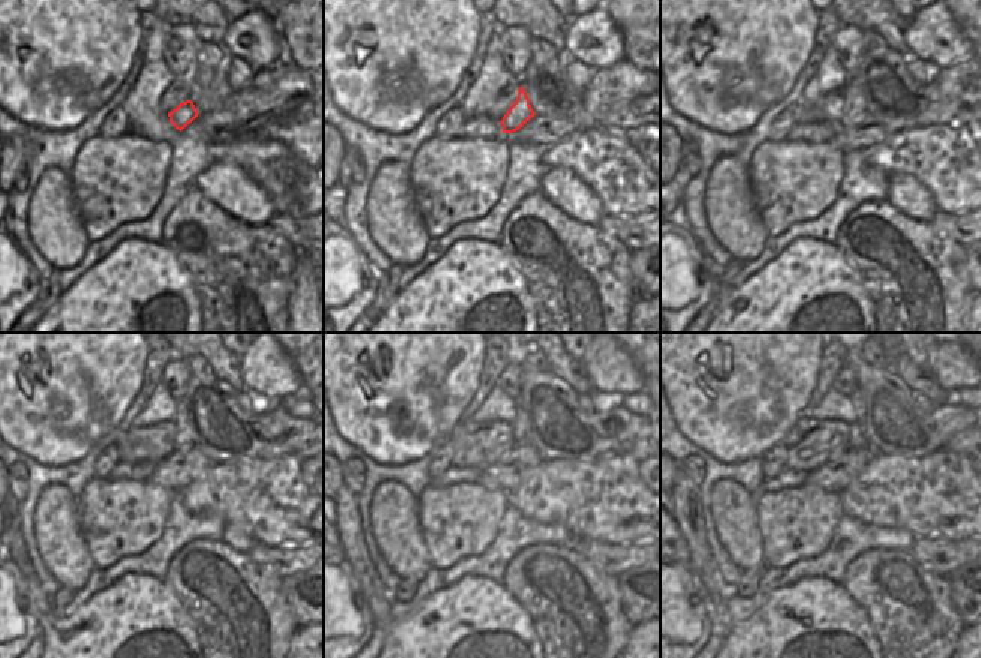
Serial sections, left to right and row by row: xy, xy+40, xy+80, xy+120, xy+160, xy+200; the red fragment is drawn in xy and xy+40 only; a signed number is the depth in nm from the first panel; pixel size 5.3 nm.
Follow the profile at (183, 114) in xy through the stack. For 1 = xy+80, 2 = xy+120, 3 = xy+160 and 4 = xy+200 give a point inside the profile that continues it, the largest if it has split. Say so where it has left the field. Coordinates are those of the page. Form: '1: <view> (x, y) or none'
1: xy+80 (855, 110)
2: xy+120 (183, 438)
3: xy+160 (518, 429)
4: xy+200 (857, 438)

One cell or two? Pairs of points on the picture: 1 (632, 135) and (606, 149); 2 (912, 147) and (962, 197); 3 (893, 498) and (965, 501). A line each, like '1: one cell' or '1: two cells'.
1: two cells
2: one cell
3: one cell

